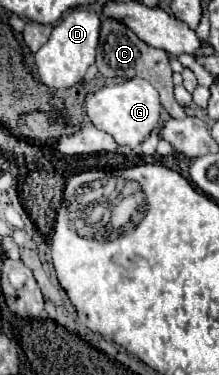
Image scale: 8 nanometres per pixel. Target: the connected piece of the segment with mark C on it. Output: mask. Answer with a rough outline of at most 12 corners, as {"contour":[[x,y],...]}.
{"contour":[[102,18],[96,66],[106,78],[148,80],[172,118],[164,50],[144,44],[124,22]]}

